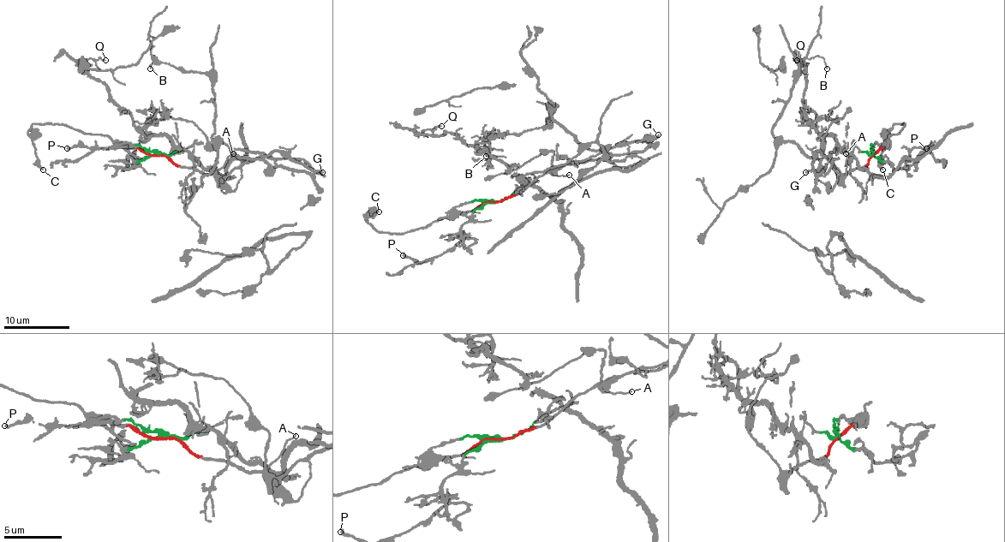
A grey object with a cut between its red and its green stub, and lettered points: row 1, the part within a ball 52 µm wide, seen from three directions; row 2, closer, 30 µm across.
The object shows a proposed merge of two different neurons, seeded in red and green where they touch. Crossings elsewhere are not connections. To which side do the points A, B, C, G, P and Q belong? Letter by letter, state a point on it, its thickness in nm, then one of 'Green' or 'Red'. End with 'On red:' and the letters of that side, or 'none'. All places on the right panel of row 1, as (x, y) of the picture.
A: Place: (846, 153). Thickness 130 nm. Red
B: Place: (827, 68). Thickness 100 nm. Red
C: Place: (882, 169). Thickness 240 nm. Red
G: Place: (805, 172). Thickness 170 nm. Red
P: Place: (926, 148). Thickness 240 nm. Green
Q: Place: (797, 60). Thickness 150 nm. Green
On red: A, B, C, G

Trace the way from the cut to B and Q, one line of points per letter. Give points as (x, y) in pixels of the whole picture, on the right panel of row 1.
B: (872, 155), (864, 166), (841, 178), (824, 158), (810, 158), (772, 132), (806, 58), (822, 56), (826, 68)
Q: (872, 155), (856, 146), (841, 150), (816, 128), (816, 116), (803, 101), (804, 68), (797, 60)

